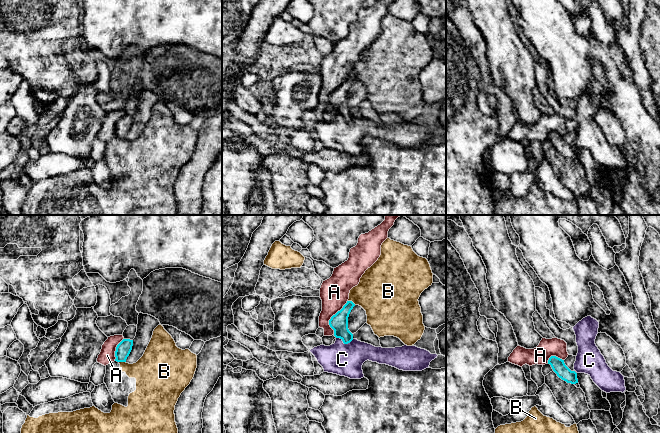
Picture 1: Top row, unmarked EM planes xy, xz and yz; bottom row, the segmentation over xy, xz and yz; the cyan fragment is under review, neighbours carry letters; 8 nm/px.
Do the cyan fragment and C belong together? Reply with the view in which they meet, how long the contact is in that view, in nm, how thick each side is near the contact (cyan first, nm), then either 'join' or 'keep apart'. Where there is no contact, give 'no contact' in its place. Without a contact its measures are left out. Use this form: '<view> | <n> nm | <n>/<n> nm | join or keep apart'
xz | 140 nm | 140/260 nm | keep apart

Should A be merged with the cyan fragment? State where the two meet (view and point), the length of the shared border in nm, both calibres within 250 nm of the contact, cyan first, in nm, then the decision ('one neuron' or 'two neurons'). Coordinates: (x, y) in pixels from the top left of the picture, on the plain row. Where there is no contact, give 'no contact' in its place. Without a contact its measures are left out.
meets cyan in xz at (331, 93); contact 300 nm long; 140 nm thick on the cyan side, 240 nm on the other; two neurons

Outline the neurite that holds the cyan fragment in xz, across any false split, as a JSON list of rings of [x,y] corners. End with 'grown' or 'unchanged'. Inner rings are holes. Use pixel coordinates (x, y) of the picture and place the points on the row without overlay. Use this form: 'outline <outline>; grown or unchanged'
outline [[[347,77],[343,84],[329,96],[329,101],[334,106],[334,112],[340,114],[344,120],[353,116],[353,110],[348,105],[348,93],[354,82],[352,77]]]; unchanged

